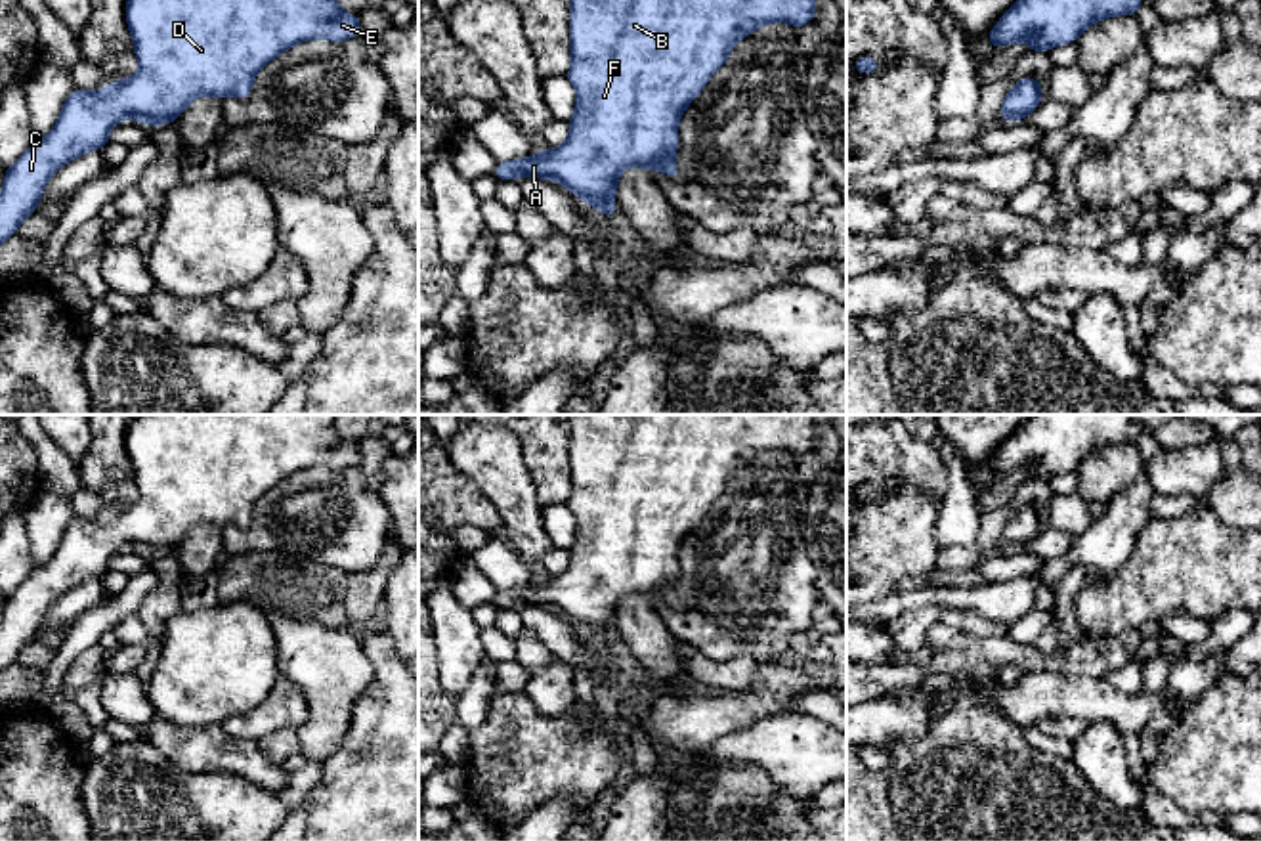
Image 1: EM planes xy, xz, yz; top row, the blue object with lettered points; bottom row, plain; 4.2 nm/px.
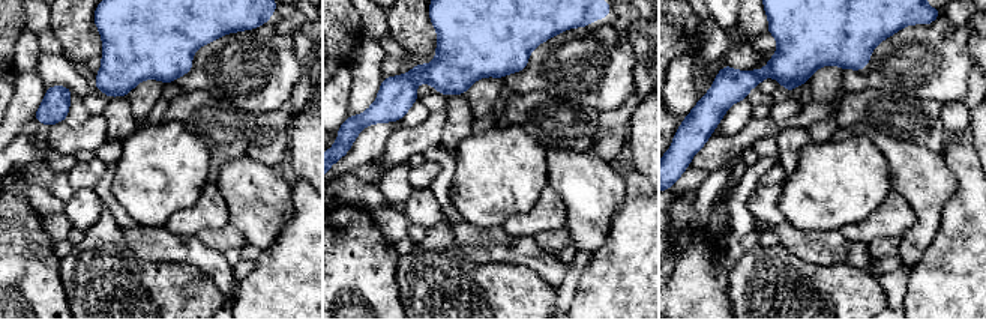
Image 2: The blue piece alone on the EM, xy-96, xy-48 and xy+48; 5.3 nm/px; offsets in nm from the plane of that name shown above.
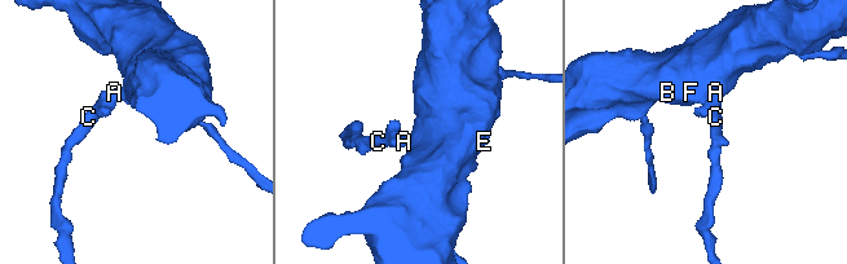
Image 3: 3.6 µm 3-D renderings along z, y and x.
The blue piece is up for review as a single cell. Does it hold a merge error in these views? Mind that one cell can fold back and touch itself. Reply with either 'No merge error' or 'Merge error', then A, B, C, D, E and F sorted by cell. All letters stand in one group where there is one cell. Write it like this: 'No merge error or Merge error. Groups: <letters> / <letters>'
No merge error. Groups: A B C D E F

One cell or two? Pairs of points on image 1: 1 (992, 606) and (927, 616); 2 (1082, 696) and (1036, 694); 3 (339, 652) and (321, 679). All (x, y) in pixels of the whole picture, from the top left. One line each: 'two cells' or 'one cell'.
1: two cells
2: one cell
3: one cell

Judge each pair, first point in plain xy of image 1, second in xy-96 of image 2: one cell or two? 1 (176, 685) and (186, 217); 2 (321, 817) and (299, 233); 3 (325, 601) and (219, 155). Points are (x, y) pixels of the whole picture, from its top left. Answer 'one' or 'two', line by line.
1: two
2: one
3: one

